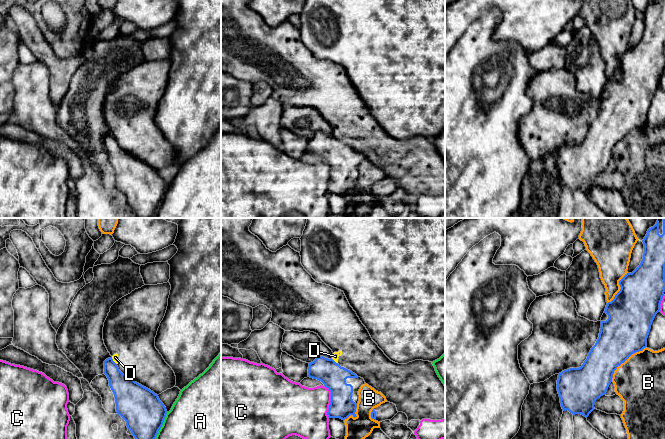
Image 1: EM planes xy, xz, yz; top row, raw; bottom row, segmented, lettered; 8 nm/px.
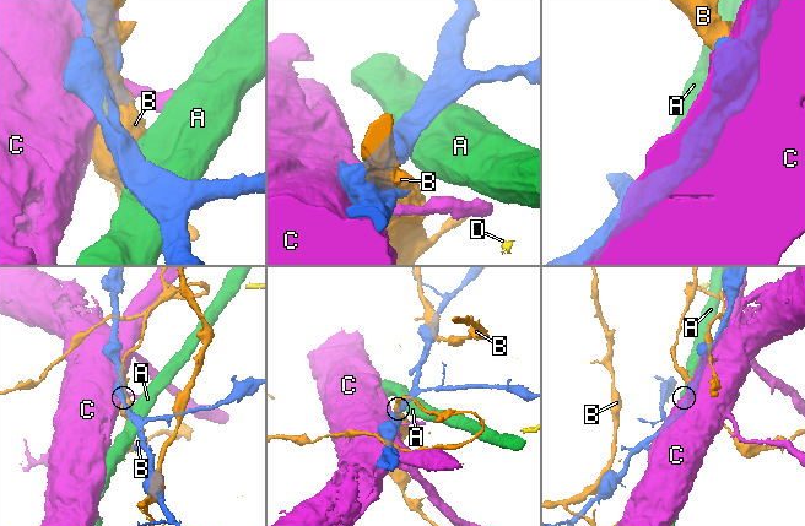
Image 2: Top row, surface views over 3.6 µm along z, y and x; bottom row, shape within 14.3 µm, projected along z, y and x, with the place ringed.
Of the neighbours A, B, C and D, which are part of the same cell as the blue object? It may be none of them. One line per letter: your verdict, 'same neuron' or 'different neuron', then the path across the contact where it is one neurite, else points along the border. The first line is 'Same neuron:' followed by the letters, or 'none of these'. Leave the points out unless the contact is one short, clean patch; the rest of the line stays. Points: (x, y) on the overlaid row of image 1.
Same neuron: none of these
A: different neuron
B: different neuron
C: different neuron
D: different neuron; border along xz (331, 358), (337, 363)

